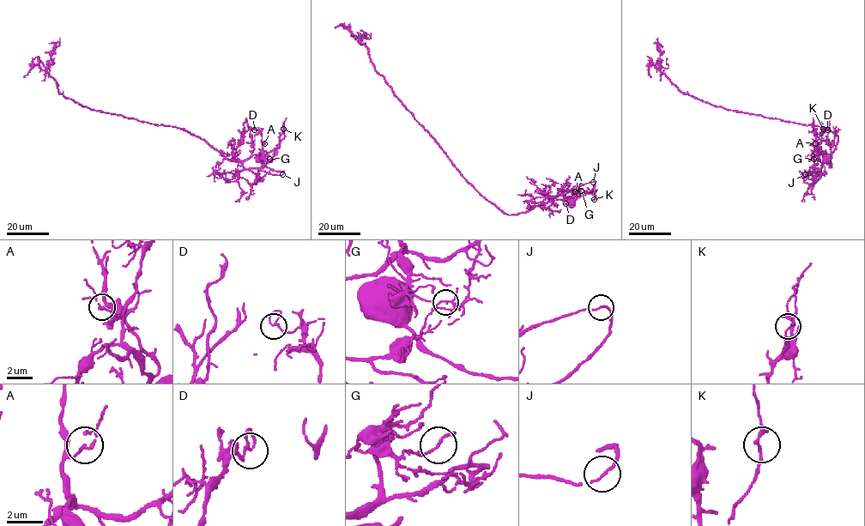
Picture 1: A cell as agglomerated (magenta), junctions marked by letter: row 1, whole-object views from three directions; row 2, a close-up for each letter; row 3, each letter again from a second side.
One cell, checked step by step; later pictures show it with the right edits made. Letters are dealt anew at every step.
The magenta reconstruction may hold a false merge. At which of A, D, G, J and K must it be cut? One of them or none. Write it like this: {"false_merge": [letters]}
{"false_merge": []}

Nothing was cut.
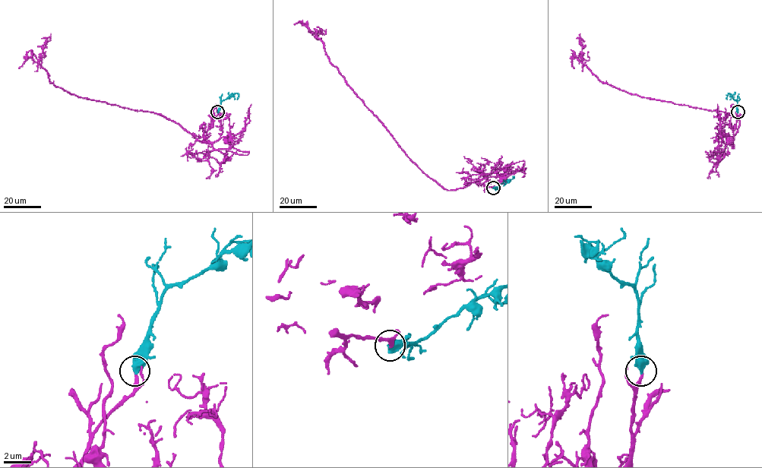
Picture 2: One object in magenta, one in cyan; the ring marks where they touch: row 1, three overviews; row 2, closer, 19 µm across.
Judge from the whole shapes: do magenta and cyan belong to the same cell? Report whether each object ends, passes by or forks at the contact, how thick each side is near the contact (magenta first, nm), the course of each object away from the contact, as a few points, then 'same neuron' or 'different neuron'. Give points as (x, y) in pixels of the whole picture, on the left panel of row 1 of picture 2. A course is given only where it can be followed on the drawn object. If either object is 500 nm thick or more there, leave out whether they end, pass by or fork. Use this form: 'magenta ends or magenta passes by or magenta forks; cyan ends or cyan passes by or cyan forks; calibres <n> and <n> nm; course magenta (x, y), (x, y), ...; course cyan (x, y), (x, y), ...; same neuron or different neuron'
calibres 190 and 550 nm; course magenta (217, 112), (205, 141), (210, 142), (215, 150), (245, 155), (249, 153), (235, 149), (229, 140); course cyan (217, 112), (222, 100), (237, 93), (237, 99); same neuron

